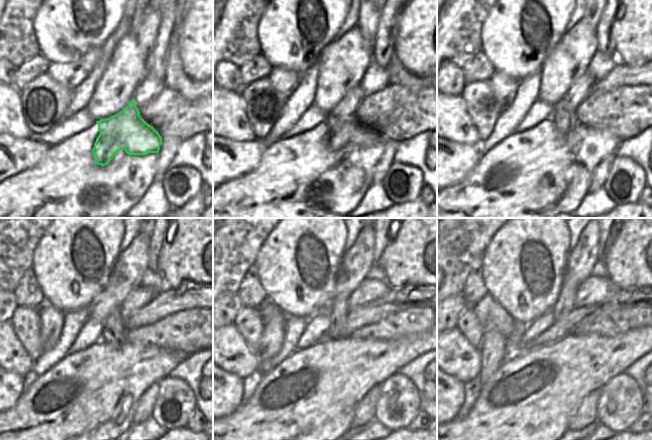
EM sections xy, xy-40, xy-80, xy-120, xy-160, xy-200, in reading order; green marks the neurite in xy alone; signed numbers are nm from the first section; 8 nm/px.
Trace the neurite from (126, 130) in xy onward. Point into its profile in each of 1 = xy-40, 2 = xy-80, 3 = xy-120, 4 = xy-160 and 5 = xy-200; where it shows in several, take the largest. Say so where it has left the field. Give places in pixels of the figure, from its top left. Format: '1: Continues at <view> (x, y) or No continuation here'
1: Continues at xy-40 (353, 132)
2: Continues at xy-80 (580, 89)
3: Continues at xy-120 (137, 298)
4: Continues at xy-160 (369, 290)
5: Continues at xy-200 (595, 290)

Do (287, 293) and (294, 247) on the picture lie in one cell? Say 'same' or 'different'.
same

